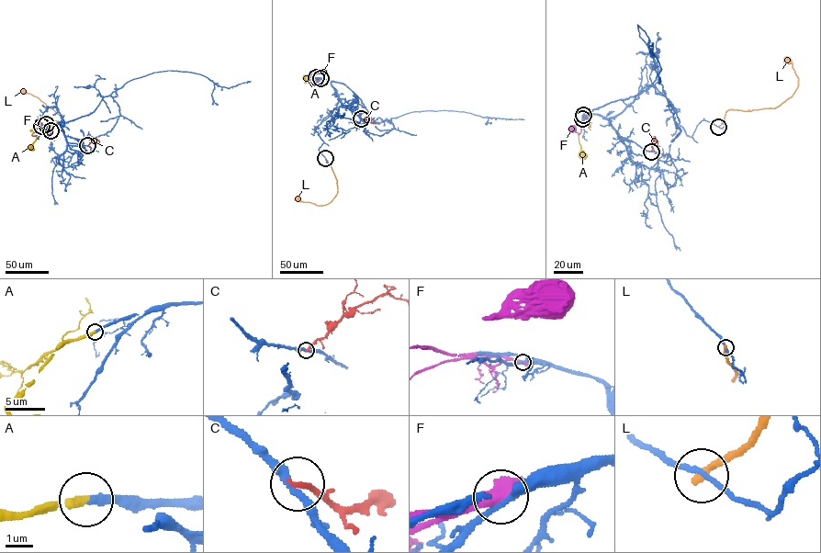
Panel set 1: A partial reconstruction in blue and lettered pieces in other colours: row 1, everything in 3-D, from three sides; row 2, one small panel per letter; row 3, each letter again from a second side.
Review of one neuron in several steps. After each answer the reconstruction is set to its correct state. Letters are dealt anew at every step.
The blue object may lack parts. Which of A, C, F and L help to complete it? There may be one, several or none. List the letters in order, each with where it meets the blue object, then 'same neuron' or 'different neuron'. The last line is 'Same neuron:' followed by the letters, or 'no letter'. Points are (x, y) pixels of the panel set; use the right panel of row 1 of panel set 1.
A: meets blue at (582, 118); same neuron
C: meets blue at (651, 152); different neuron
F: meets blue at (583, 115); different neuron
L: meets blue at (718, 127); different neuron
Same neuron: A

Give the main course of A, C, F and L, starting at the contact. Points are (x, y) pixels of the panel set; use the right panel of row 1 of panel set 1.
A: (582, 118), (579, 141), (581, 154), (586, 159)
C: (651, 152), (655, 141), (660, 146)
F: (583, 115), (579, 134), (570, 127)
L: (718, 126), (728, 109), (775, 107), (792, 95), (798, 79), (792, 62), (784, 58)

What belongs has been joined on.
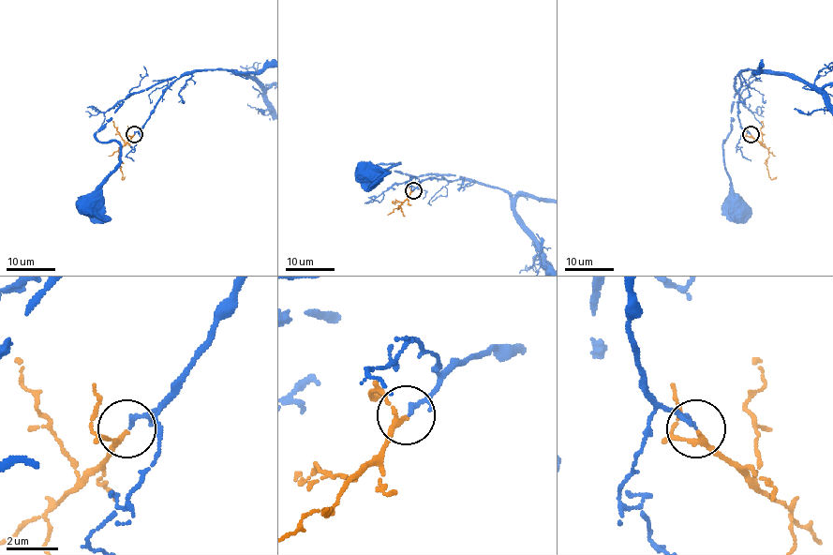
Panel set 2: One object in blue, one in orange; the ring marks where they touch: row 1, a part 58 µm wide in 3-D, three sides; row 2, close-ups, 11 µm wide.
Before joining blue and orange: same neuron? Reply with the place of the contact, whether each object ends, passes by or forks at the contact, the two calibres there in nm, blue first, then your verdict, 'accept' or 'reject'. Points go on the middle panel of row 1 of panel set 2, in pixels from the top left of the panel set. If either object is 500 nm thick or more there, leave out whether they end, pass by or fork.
place (413, 190); blue ends; orange passes by; calibres 180 and 160 nm; accept

